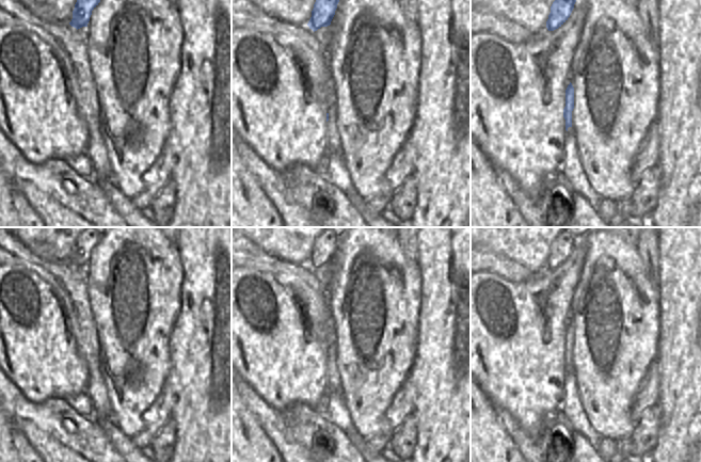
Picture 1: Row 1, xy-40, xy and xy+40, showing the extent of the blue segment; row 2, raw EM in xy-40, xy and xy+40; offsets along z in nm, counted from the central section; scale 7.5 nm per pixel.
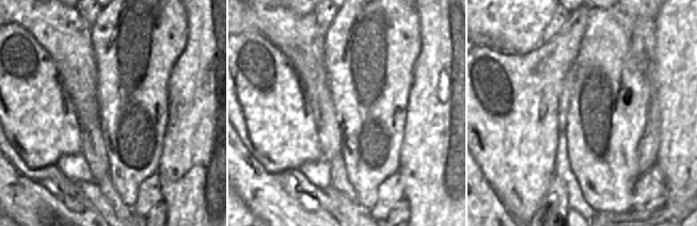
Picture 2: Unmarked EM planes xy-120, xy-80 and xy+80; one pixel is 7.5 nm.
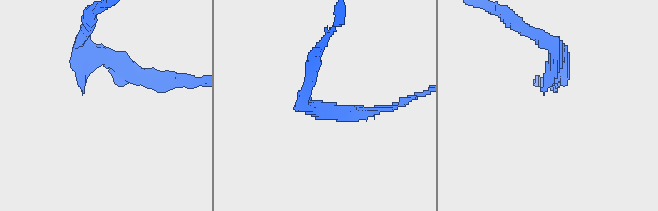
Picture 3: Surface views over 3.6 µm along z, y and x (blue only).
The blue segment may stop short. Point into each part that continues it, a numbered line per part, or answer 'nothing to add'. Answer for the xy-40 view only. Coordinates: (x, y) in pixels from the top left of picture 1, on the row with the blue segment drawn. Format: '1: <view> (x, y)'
nothing to add

